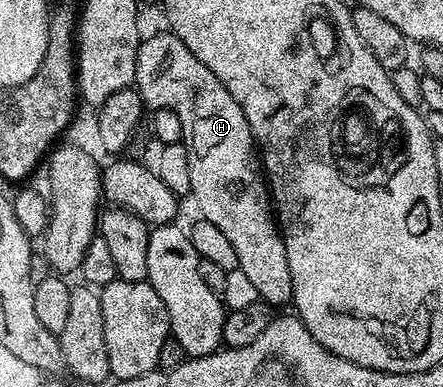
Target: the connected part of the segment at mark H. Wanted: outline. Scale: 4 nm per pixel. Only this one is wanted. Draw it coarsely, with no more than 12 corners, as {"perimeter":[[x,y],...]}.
{"perimeter":[[174,32],[136,92],[181,118],[195,199],[267,305],[292,279],[248,118]]}

